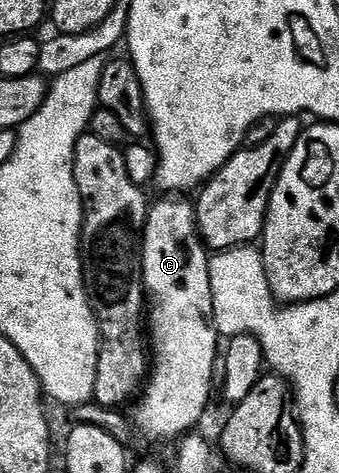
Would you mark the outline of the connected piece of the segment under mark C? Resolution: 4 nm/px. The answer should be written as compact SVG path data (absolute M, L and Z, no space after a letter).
M177 195L162 198L148 206L141 239L141 279L147 298L151 368L143 392L136 398L131 420L140 436L142 433L153 441L172 442L192 430L189 428L204 415L209 396L215 393L213 368L219 365L219 334L213 326L210 254L197 234L194 202L181 201L185 199Z

